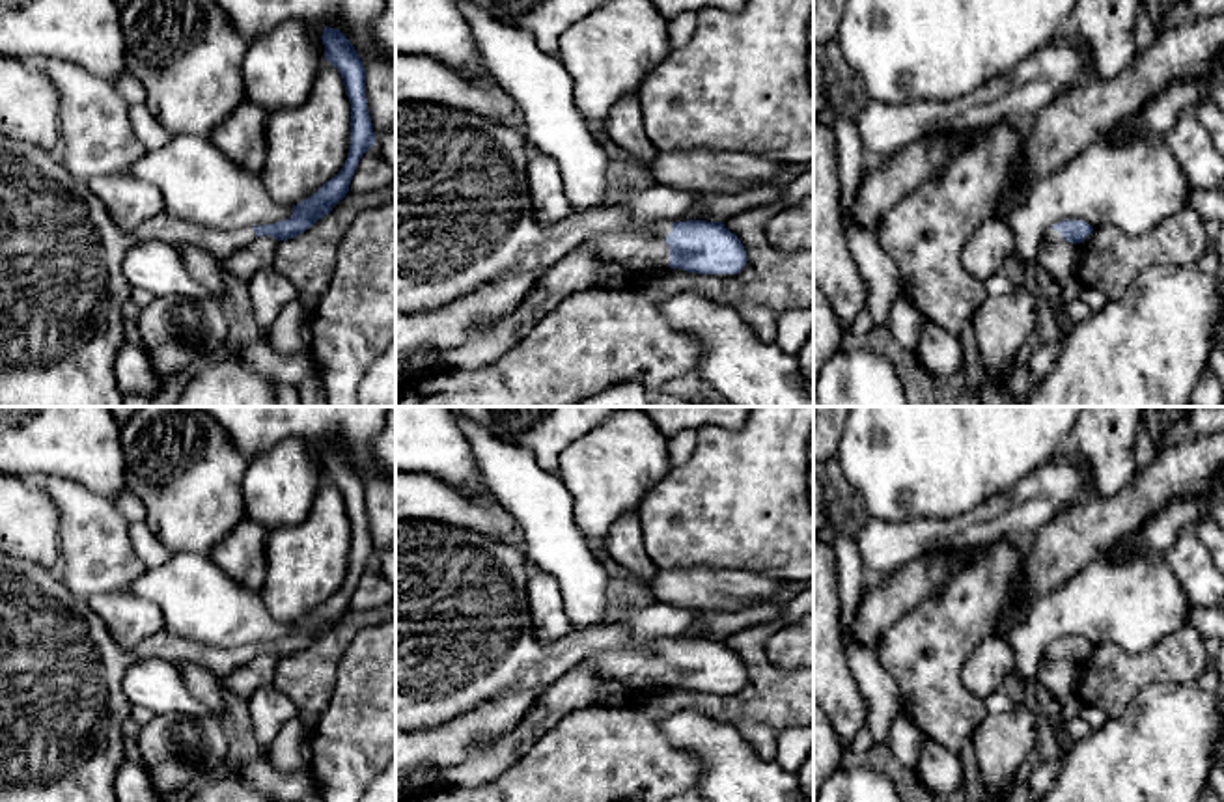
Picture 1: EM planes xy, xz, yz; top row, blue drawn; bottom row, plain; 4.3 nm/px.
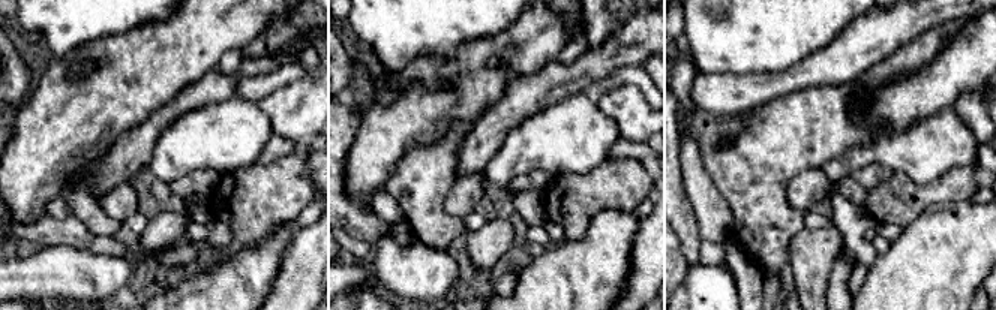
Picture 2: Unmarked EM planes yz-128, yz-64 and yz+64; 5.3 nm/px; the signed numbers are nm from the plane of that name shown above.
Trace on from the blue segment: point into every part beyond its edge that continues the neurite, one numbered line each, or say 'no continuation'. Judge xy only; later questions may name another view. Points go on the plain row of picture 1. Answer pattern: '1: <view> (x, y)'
1: xy (62, 705)

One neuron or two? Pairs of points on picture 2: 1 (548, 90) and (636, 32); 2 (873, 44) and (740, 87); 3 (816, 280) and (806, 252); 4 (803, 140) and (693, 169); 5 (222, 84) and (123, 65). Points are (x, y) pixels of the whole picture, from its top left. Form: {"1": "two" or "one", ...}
{"1": "one", "2": "one", "3": "one", "4": "two", "5": "two"}

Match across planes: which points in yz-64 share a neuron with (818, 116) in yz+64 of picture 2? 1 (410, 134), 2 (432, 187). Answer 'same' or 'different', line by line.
1: different
2: same

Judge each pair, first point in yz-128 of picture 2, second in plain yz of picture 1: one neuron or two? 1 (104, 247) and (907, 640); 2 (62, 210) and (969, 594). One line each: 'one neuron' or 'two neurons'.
1: two neurons
2: two neurons

